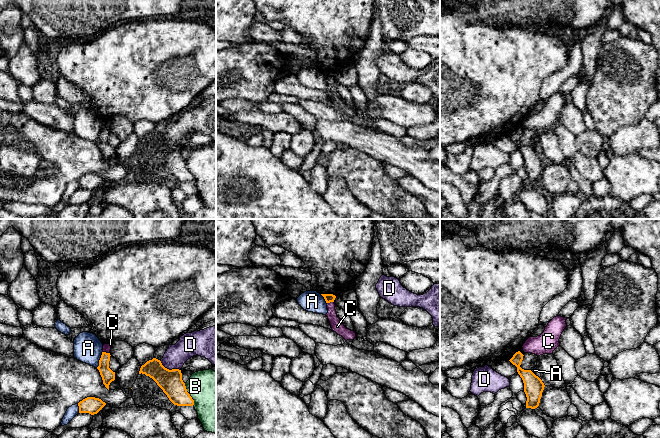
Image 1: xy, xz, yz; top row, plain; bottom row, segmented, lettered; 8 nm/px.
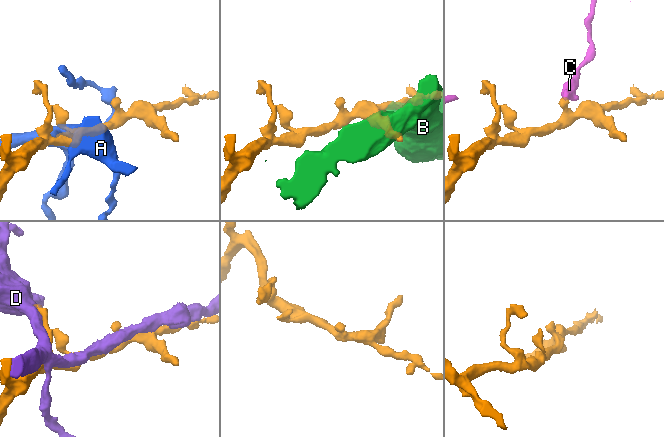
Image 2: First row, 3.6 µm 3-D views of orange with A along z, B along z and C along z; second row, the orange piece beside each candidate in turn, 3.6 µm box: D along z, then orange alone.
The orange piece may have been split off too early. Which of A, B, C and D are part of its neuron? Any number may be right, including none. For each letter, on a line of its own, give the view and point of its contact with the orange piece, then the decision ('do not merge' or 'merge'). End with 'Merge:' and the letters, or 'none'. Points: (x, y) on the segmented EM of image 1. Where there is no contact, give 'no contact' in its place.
A: xy (100, 359) | do not merge
B: xy (189, 394) | do not merge
C: xy (105, 352) | do not merge
D: xy (168, 369) | do not merge
Merge: none

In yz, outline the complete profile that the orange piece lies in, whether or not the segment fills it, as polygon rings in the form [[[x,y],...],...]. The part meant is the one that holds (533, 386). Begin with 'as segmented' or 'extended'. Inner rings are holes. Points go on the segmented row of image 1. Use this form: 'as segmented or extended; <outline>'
as segmented; [[[518,351],[509,361],[517,367],[517,372],[523,380],[524,392],[527,397],[526,408],[535,409],[539,406],[545,385],[531,370],[524,370],[520,367],[523,356],[524,355]]]

